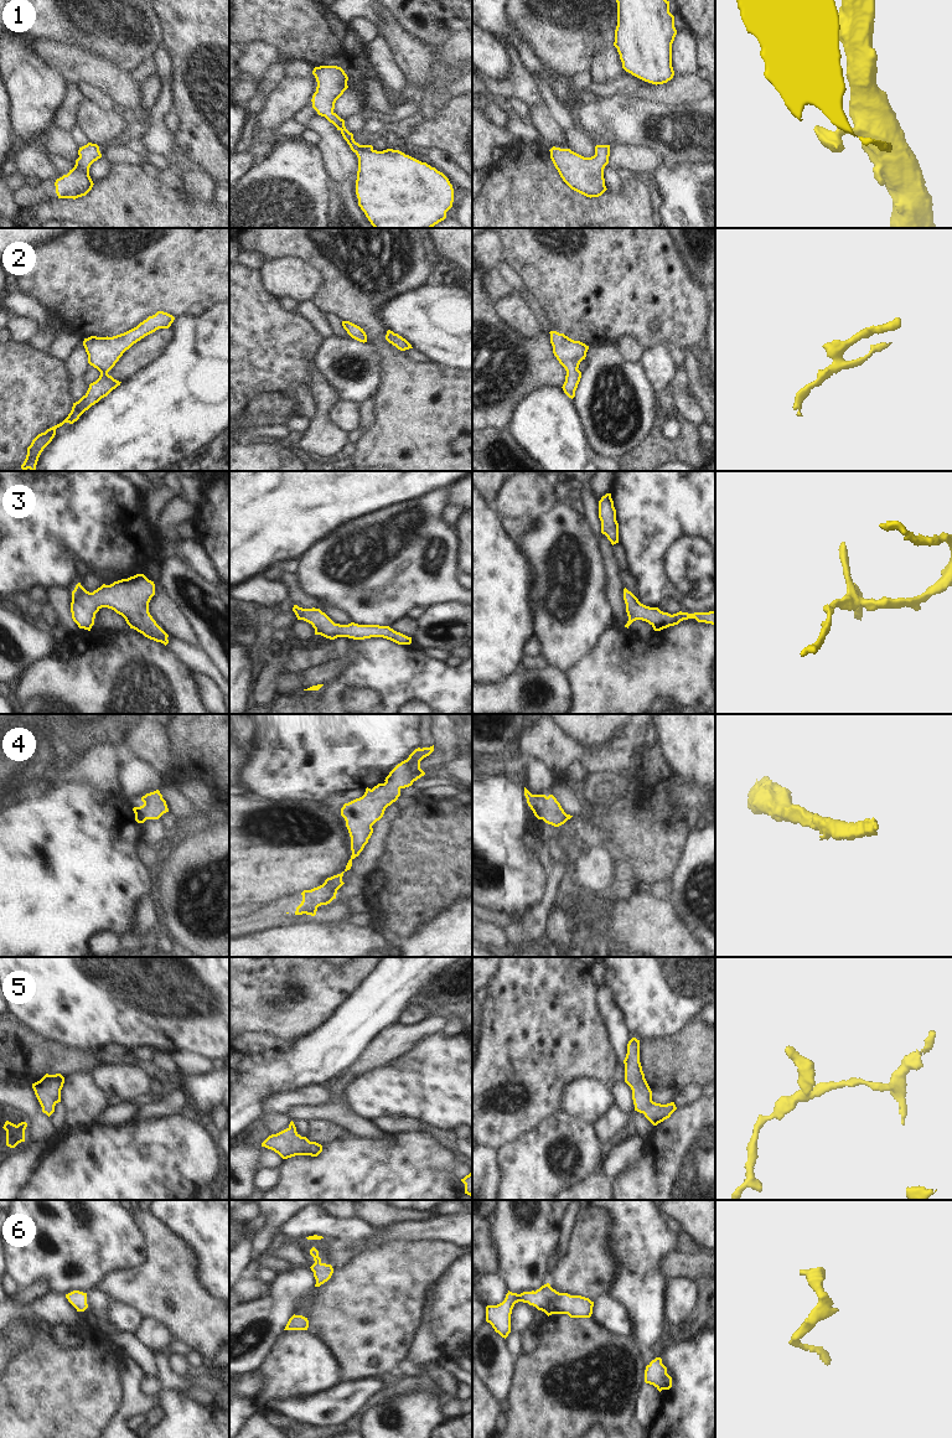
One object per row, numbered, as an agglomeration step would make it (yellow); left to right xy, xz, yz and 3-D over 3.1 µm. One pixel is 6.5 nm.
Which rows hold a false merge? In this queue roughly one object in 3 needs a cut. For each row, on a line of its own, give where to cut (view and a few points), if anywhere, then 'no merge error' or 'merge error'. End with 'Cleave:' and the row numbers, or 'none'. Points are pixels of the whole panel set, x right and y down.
1: cut none; no merge error
2: cut none; no merge error
3: cut none; no merge error
4: cut none; no merge error
5: cut none; no merge error
6: cut none; no merge error
Cleave: none

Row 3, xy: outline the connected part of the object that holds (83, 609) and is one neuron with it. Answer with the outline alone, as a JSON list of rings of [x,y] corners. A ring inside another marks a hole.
[[[144,574],[118,580],[110,585],[103,584],[93,593],[87,591],[78,583],[72,591],[72,619],[79,629],[90,631],[95,614],[102,607],[108,607],[121,615],[130,629],[166,646],[169,635],[149,612],[149,602],[154,595],[155,584]]]

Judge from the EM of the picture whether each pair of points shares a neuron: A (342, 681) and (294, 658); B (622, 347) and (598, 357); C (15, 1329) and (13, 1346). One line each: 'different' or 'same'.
A: same
B: different
C: same

